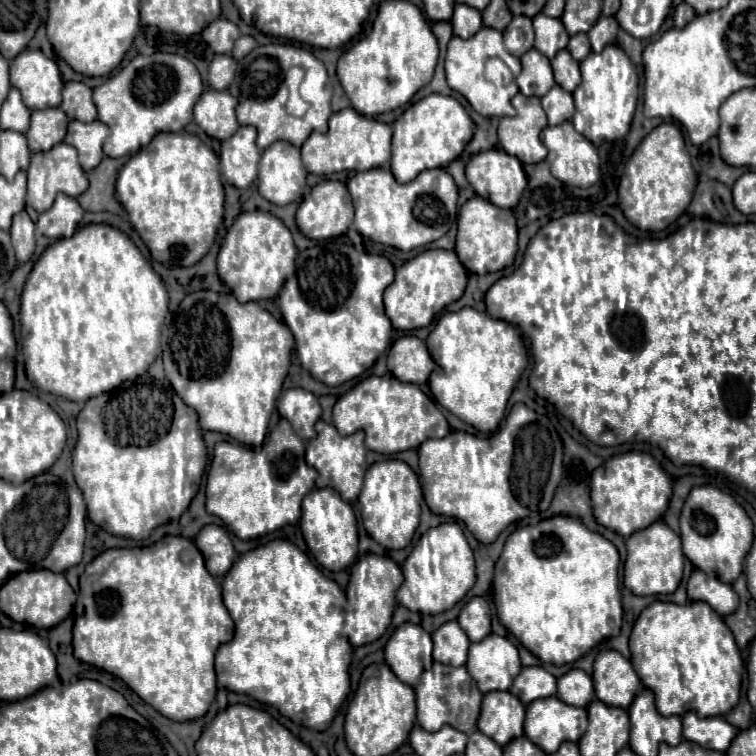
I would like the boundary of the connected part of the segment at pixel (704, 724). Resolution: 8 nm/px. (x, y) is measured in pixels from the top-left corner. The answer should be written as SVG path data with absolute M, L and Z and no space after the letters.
M686 712L682 716L684 738L690 742L698 742L706 746L706 750L726 752L734 734L738 732L732 724L728 724L722 716L714 718L698 718L694 712Z

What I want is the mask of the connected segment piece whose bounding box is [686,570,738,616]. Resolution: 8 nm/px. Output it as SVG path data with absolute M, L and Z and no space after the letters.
M702 570L692 572L686 590L688 590L688 600L708 602L722 616L732 614L738 606L738 596L732 590L732 586L706 576Z

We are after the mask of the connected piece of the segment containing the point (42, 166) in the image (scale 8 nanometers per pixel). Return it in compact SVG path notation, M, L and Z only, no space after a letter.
M58 144L54 150L48 150L46 154L32 154L30 168L28 168L28 194L26 204L32 206L36 212L44 212L52 206L58 192L64 192L66 196L80 196L88 188L88 178L84 170L78 164L78 152L74 146Z

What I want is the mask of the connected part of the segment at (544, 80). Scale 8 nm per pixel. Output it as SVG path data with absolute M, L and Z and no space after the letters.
M530 48L522 58L522 72L518 76L518 88L524 96L544 96L556 82L552 76L550 60L536 48Z

